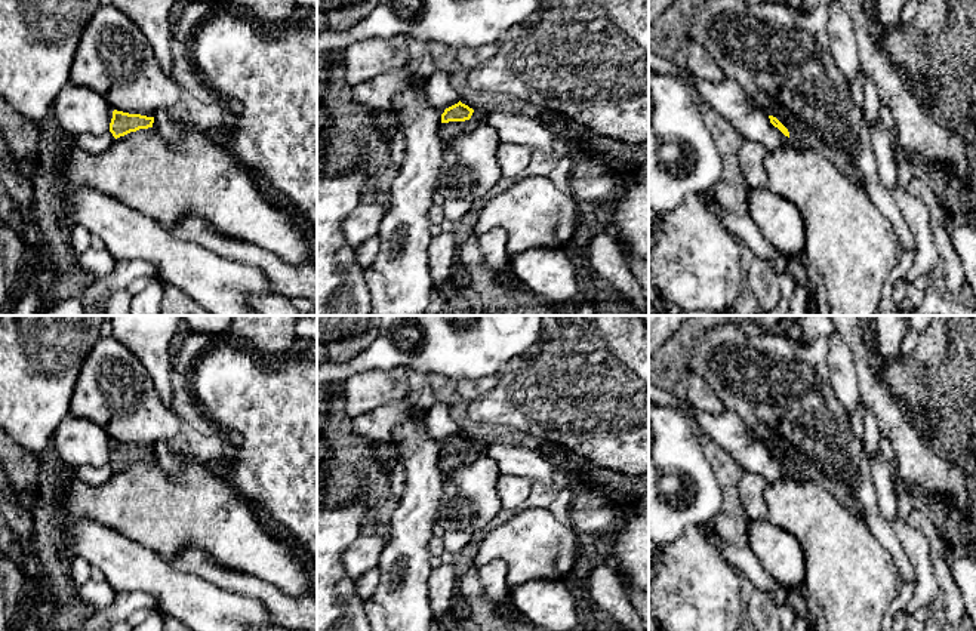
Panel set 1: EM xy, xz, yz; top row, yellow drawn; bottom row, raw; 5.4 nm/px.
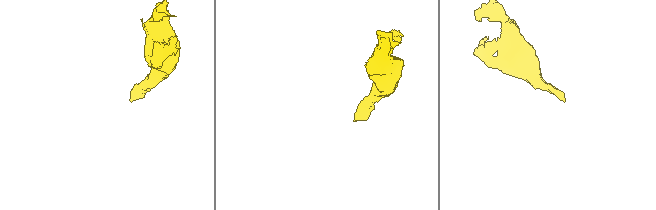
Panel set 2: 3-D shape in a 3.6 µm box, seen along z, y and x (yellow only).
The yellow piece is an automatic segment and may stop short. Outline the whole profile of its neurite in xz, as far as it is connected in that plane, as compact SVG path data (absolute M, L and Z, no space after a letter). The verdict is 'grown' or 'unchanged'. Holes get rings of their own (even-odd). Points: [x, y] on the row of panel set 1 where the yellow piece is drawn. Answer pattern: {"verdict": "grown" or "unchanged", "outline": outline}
{"verdict": "grown", "outline": "M461 101L444 110L441 114L440 139L441 147L449 145L456 138L474 130L480 121L472 120L474 110Z"}

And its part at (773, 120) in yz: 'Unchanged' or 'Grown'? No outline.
Grown

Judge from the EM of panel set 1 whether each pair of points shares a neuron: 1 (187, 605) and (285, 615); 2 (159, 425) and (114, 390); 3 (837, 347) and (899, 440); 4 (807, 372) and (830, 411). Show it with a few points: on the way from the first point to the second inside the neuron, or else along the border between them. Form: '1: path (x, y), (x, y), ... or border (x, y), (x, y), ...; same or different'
1: border (239, 594), (256, 599), (271, 615); different
2: path (148, 421), (125, 400); same
3: border (846, 344), (853, 359), (861, 399); different
4: path (807, 381), (807, 388), (821, 402); same

